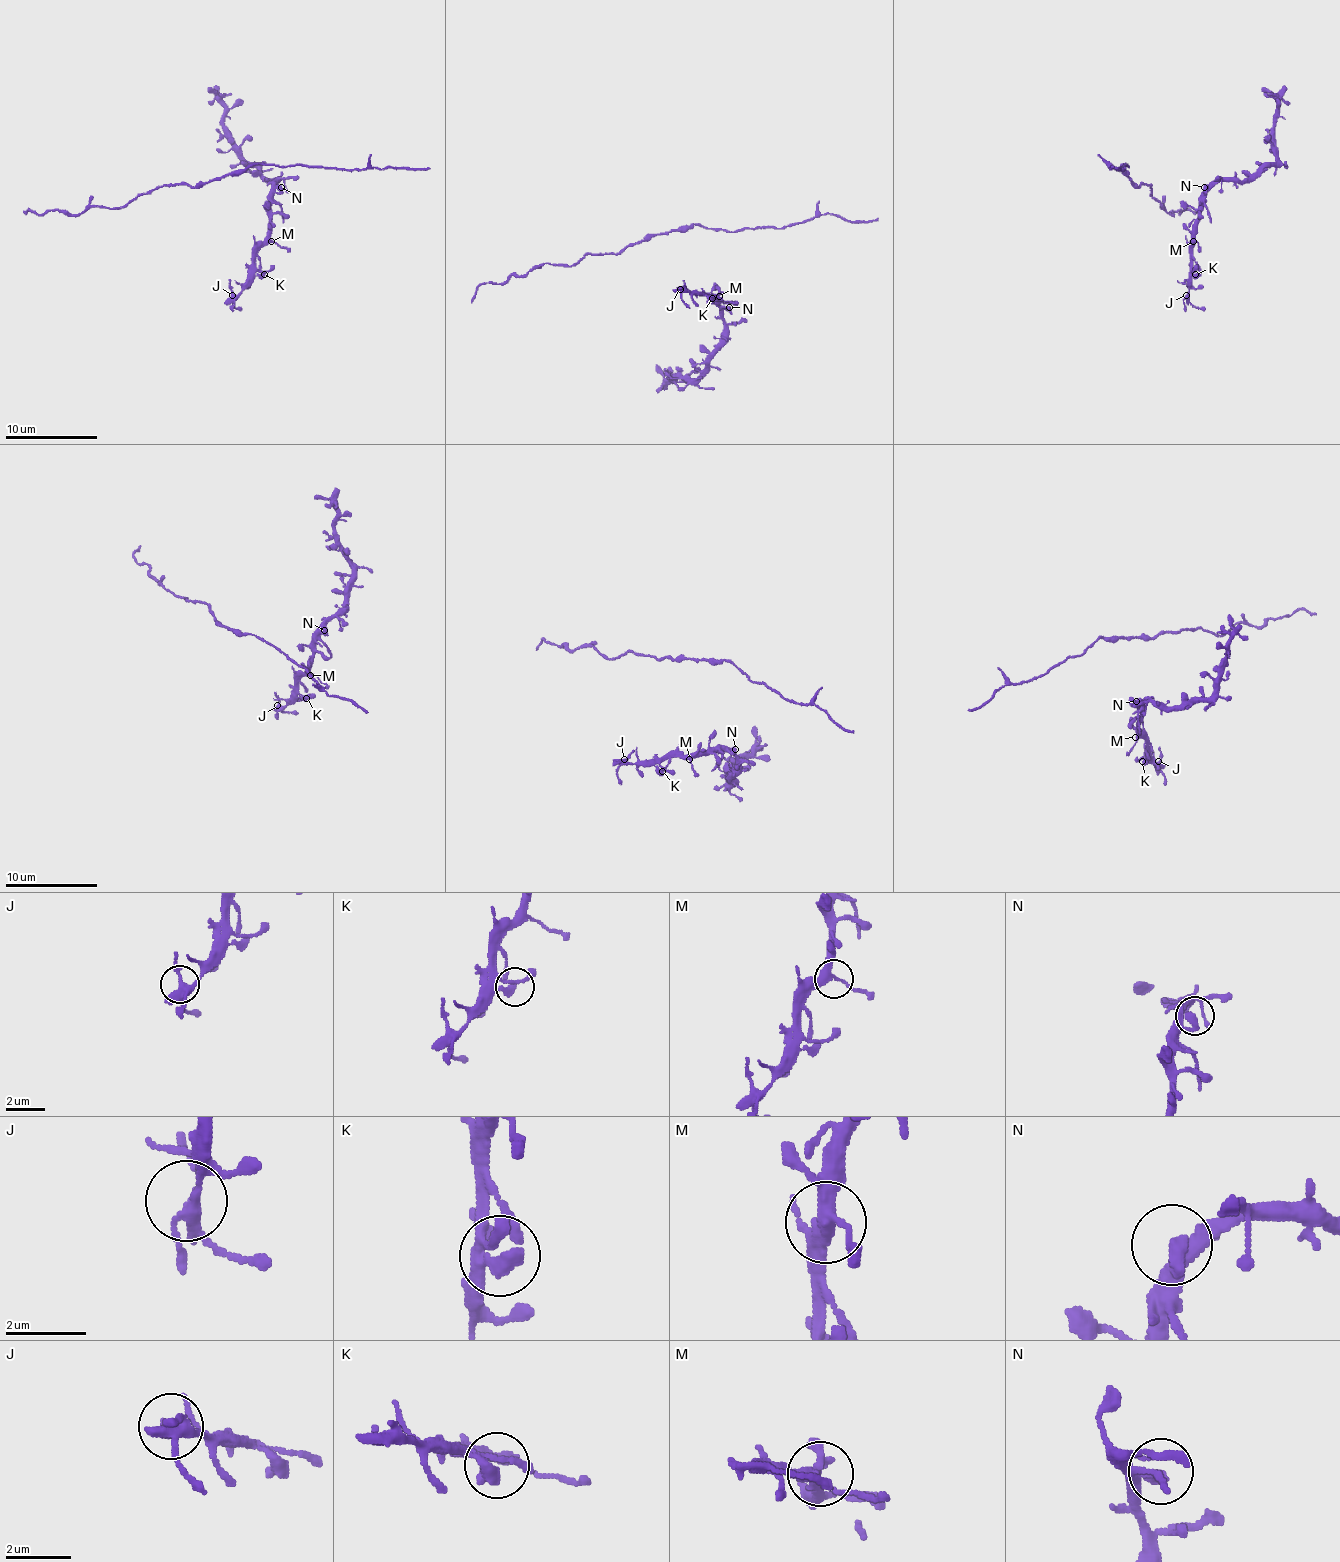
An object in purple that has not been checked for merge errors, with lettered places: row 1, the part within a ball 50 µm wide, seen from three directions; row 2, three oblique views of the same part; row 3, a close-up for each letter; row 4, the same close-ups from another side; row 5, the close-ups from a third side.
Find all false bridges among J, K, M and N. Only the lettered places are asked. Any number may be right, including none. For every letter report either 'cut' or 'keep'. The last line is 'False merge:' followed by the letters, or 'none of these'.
J: keep
K: keep
M: keep
N: keep
False merge: none of these

